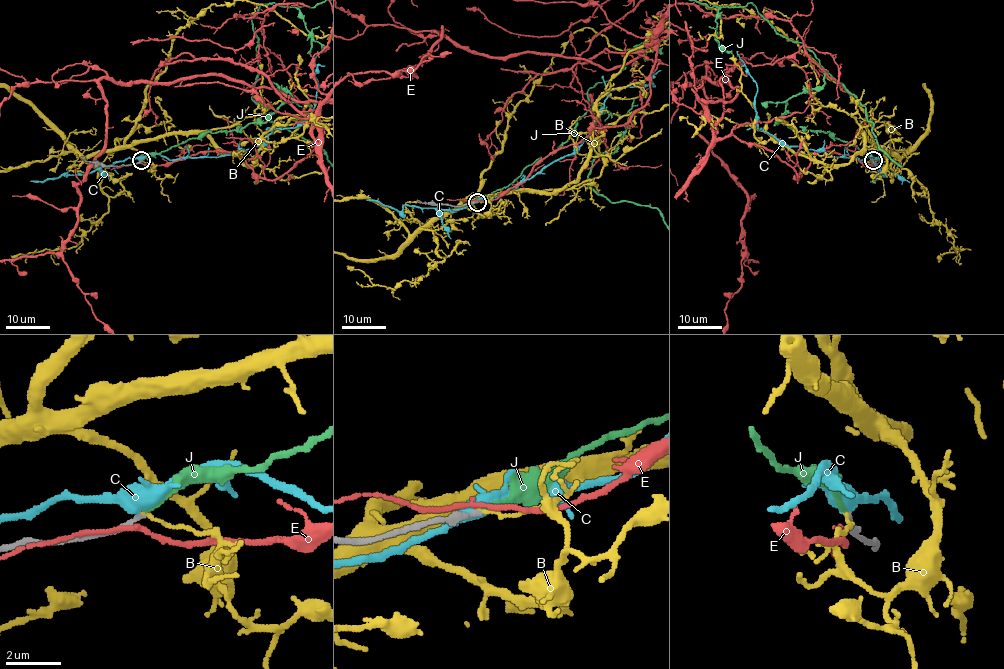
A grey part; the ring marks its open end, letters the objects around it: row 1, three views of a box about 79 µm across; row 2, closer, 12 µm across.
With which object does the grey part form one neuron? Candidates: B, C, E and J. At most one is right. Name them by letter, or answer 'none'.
J

